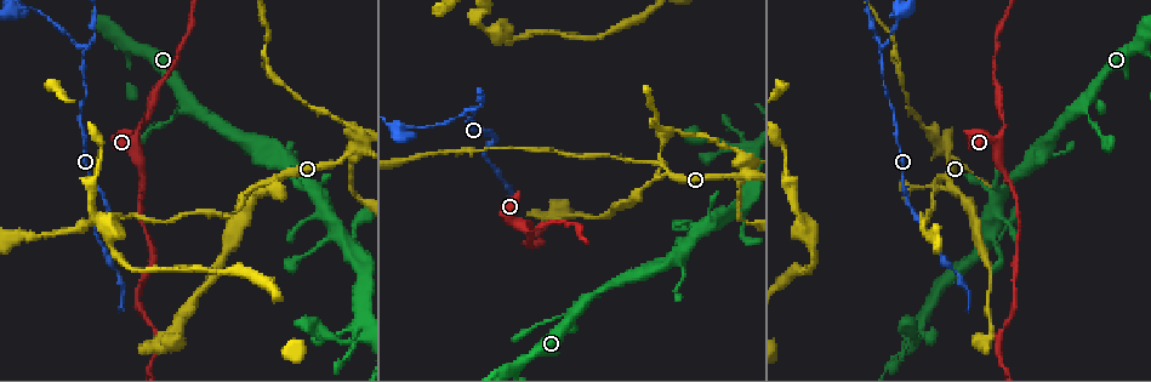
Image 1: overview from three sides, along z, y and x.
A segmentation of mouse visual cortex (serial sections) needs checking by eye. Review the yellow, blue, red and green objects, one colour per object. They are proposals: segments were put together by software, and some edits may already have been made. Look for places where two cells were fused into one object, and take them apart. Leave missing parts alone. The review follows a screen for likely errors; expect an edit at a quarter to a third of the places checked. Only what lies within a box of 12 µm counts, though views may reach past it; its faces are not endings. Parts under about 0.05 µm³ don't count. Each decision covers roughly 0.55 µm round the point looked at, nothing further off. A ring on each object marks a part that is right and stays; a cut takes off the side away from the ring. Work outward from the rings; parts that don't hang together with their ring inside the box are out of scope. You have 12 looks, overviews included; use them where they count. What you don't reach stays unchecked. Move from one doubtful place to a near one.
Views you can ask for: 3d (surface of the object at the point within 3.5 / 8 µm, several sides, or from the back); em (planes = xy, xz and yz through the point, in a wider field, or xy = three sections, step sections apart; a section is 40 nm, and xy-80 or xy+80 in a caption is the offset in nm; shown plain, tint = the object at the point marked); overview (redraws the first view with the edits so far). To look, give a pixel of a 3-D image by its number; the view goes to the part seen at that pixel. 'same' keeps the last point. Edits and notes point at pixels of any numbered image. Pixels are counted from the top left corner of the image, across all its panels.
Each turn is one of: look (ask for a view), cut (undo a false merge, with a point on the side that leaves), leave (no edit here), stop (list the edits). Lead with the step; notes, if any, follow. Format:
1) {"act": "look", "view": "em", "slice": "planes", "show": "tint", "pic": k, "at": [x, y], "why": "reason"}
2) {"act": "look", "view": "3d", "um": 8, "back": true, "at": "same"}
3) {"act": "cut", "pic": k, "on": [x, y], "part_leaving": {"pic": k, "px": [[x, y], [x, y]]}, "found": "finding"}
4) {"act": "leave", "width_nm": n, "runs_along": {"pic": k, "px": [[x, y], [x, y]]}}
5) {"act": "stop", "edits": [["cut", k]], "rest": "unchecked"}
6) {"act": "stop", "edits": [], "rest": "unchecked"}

{"act": "look", "view": "3d", "um": 3.5, "back": true, "pic": 1, "at": [661, 149], "why": "sharp bend"}

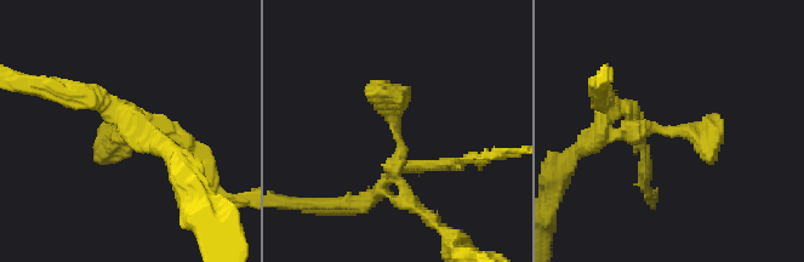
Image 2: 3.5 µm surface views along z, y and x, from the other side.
{"act": "cut", "pic": 2, "on": [393, 123], "part_leaving": {"pic": 2, "px": [[400, 203], [434, 221], [456, 252]]}, "found": "a second cell is stuck on"}

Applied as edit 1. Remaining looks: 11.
{"act": "look", "view": "overview", "why": "redraw"}

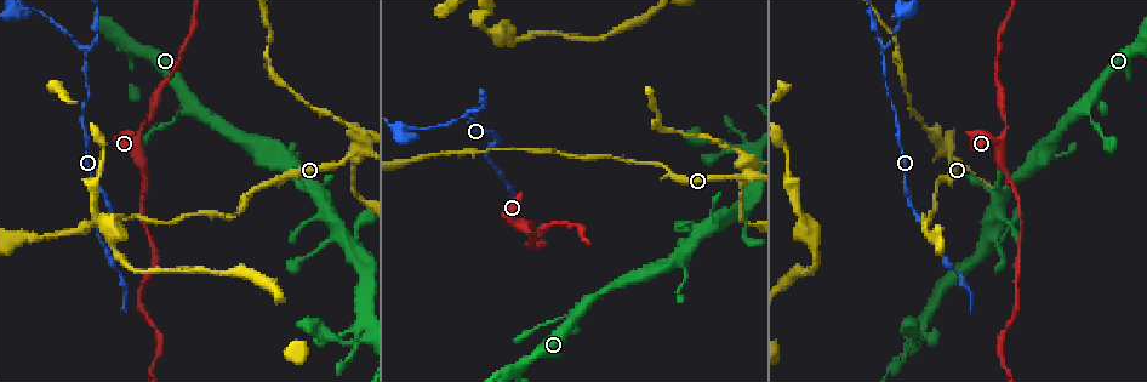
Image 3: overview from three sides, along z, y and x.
{"act": "look", "view": "3d", "um": 3.5, "pic": 3, "at": [749, 174], "why": "abrupt turn"}

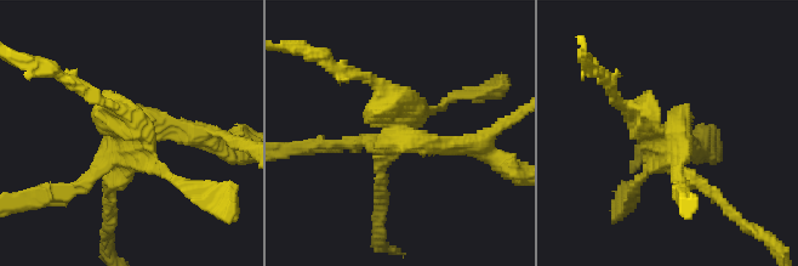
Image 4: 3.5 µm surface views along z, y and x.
{"act": "look", "view": "em", "slice": "xy", "step": 3, "show": "plain", "pic": 4, "at": [394, 135]}

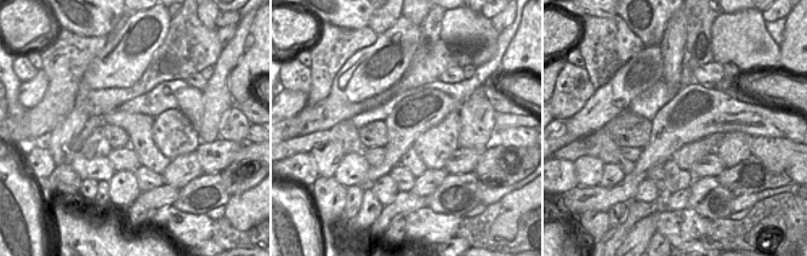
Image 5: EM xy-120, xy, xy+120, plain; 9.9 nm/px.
{"act": "look", "view": "em", "slice": "xy", "step": 3, "show": "tint", "at": "same", "why": "with the object marked"}

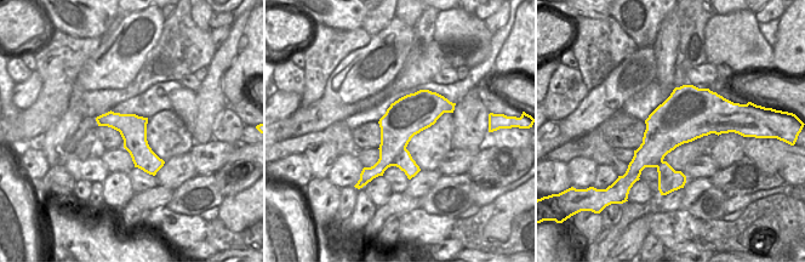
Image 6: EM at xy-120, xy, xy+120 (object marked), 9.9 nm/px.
{"act": "cut", "pic": 4, "on": [109, 95], "border": {"pic": 6, "px": [[405, 148], [393, 165]]}, "found": "two cells meet here"}

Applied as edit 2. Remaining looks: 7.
{"act": "look", "view": "overview"}

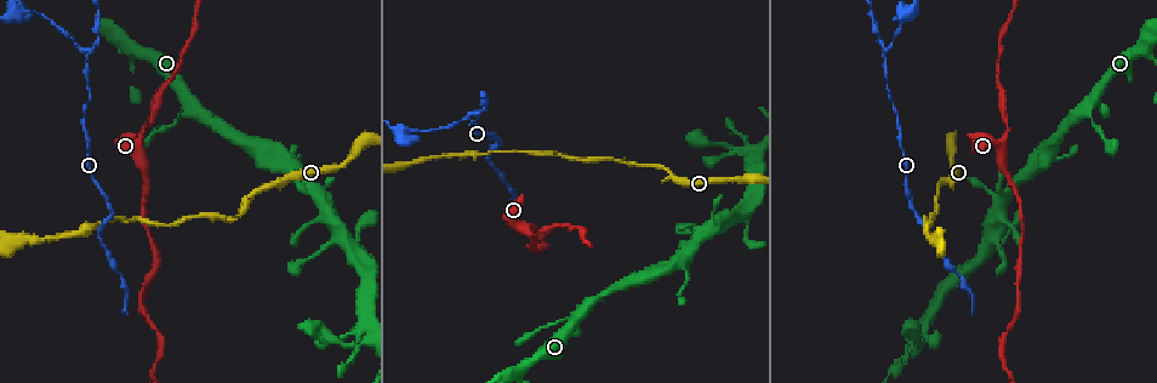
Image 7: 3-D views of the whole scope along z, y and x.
{"act": "look", "view": "3d", "um": 3.5, "pic": 7, "at": [403, 165]}

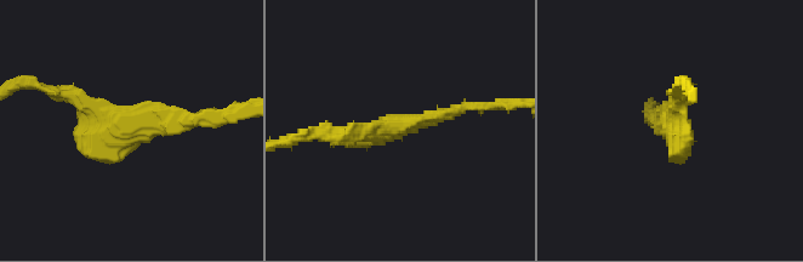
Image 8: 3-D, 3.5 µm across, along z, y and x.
{"act": "look", "view": "em", "slice": "xy", "step": 2, "show": "tint", "pic": 8, "at": [396, 127], "why": "need the tissue"}

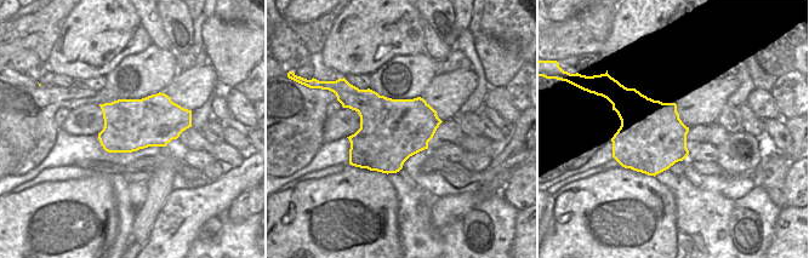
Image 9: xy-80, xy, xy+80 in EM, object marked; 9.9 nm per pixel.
{"act": "leave", "runs_along": {"pic": 8, "px": [[473, 106], [365, 134], [351, 147]]}, "found": "all the same cell"}

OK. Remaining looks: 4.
{"act": "look", "view": "3d", "um": 3.5, "pic": 7, "at": [88, 55], "why": "a narrow waist"}

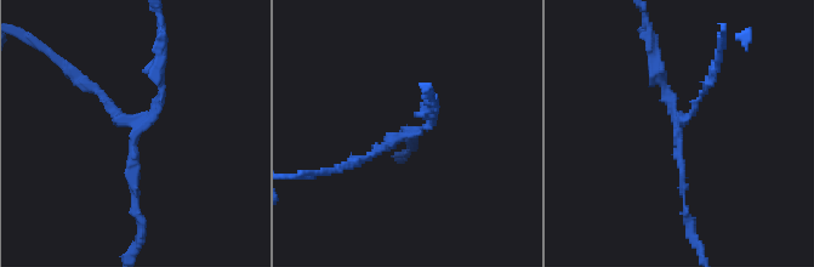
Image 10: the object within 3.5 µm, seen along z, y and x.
{"act": "look", "view": "em", "slice": "xy", "step": 3, "show": "tint", "pic": 10, "at": [135, 128], "arms": 3, "arm_widths_nm": [100, 100, 150]}

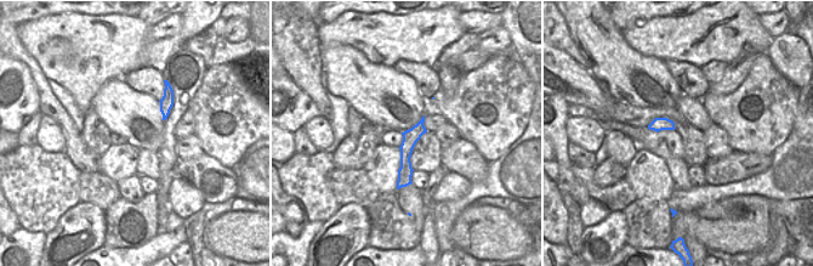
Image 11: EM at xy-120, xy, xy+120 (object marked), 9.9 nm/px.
{"act": "cut", "pic": 10, "on": [375, 151], "found": "two cells meet here"}

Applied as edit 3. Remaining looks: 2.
{"act": "stop", "edits": [["cut", 2], ["cut", 4], ["cut", 10]], "rest": "unchecked"}

